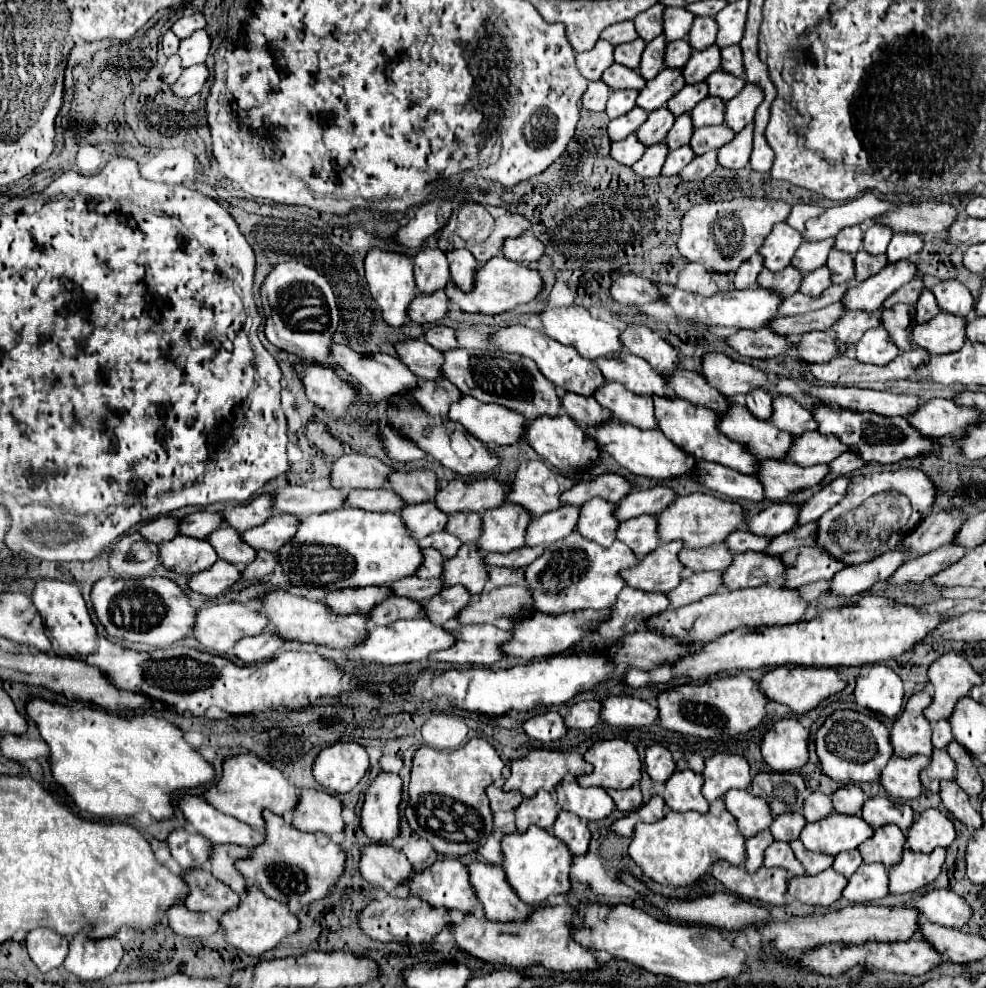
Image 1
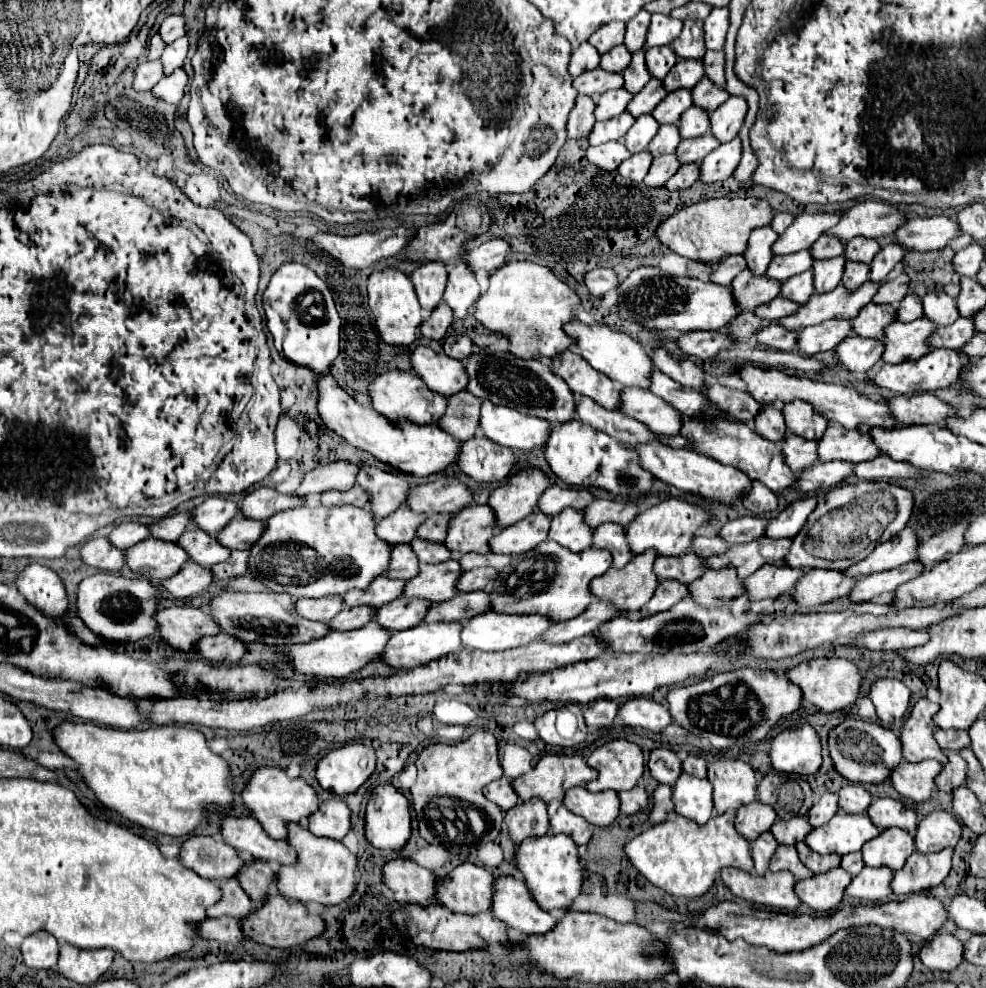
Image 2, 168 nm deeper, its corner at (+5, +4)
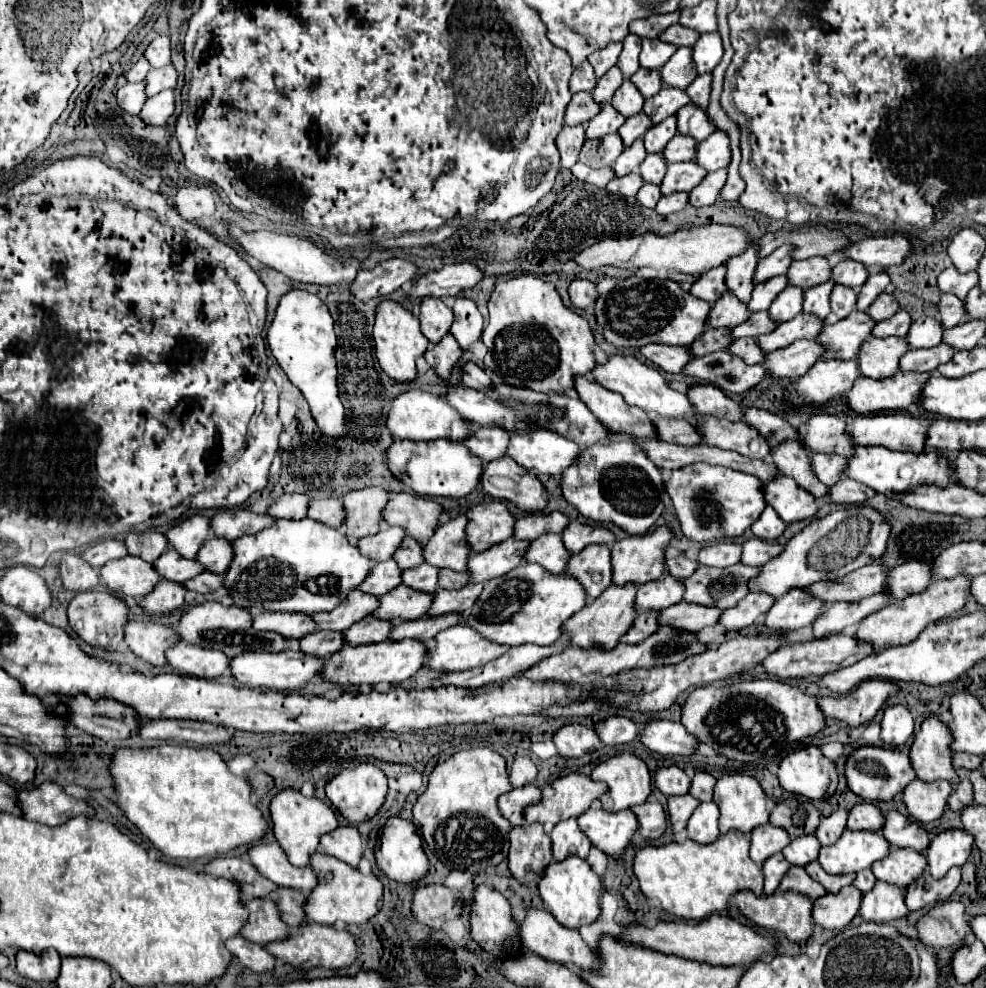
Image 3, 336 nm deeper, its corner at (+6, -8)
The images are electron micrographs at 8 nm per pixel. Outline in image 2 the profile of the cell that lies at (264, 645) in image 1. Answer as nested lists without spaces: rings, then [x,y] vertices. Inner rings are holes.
[[[218,633],[212,637],[204,637],[204,641],[198,641],[196,651],[212,663],[238,665],[246,653],[246,645],[228,633]]]

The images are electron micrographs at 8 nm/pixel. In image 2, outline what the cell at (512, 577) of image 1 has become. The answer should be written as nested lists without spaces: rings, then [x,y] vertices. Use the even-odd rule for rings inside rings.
[[[478,567],[478,569],[462,573],[462,577],[458,581],[458,589],[460,589],[460,593],[462,591],[478,591],[478,589],[484,589],[496,577],[498,577],[498,571],[494,567]]]

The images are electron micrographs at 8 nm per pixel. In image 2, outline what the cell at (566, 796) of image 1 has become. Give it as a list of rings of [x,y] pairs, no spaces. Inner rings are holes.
[[[572,787],[564,795],[564,805],[572,813],[584,817],[588,823],[600,825],[600,827],[610,825],[620,813],[618,793],[612,793],[612,791],[590,793],[584,787]]]

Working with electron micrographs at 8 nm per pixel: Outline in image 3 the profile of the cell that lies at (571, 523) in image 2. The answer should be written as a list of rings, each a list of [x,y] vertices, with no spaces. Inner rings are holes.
[[[543,535],[529,543],[523,559],[525,563],[539,563],[549,573],[561,573],[563,565],[567,565],[571,553],[563,549],[563,541],[559,535]]]

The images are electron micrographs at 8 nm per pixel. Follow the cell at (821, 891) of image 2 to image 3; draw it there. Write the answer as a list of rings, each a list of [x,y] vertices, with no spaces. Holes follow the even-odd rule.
[[[849,885],[849,887],[843,887],[839,893],[827,893],[827,895],[823,895],[823,897],[819,897],[819,899],[815,899],[813,901],[813,921],[817,923],[817,925],[821,925],[823,929],[843,929],[843,927],[847,927],[851,921],[853,921],[853,917],[859,913],[859,907],[861,907],[861,897],[863,897],[863,893],[859,891],[859,889],[855,889],[853,885]]]

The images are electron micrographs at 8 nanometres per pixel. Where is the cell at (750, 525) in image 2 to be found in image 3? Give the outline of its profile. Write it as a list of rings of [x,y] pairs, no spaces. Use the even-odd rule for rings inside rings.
[[[713,543],[699,551],[697,561],[699,565],[707,565],[707,567],[729,567],[739,563],[739,553],[741,553],[741,545]]]

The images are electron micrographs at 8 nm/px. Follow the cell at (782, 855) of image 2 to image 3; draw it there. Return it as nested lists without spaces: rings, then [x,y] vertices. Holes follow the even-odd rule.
[[[793,865],[791,867],[791,873],[787,873],[787,877],[783,877],[781,885],[779,885],[779,891],[781,893],[787,893],[787,891],[795,891],[795,893],[801,893],[801,895],[807,895],[809,899],[817,899],[817,897],[823,897],[827,891],[821,883],[813,881],[807,871],[803,867],[797,867]]]

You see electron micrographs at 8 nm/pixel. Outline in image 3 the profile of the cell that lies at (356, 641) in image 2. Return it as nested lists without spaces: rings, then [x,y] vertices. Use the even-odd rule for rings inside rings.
[[[251,651],[229,659],[229,671],[241,685],[251,689],[273,689],[273,691],[301,691],[309,681],[319,679],[321,667],[323,667],[321,659],[303,657],[303,653],[299,651],[279,651],[279,653]]]

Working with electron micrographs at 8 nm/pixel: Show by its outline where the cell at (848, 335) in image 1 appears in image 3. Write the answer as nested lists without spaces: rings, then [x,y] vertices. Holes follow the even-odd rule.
[[[795,341],[785,349],[777,349],[765,355],[765,373],[777,379],[797,379],[819,359],[817,341]]]

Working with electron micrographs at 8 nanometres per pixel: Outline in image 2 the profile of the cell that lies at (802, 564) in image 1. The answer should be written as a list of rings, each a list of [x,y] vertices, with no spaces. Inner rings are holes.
[[[766,563],[744,579],[744,587],[750,601],[760,601],[788,593],[788,589],[794,587],[802,575],[804,571],[800,567],[790,567],[786,563]]]

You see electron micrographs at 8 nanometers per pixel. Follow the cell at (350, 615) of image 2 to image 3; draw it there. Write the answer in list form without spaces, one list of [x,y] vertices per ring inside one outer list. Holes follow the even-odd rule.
[[[313,631],[299,639],[299,651],[313,657],[329,657],[343,647],[343,635],[335,631]]]

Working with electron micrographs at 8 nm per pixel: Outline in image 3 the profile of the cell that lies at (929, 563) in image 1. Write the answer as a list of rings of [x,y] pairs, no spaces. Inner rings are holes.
[[[877,593],[851,605],[843,601],[835,605],[827,605],[813,623],[813,637],[823,639],[835,633],[843,633],[845,627],[855,627],[859,621],[863,621],[863,617],[887,607],[889,603],[891,599],[885,593]]]

